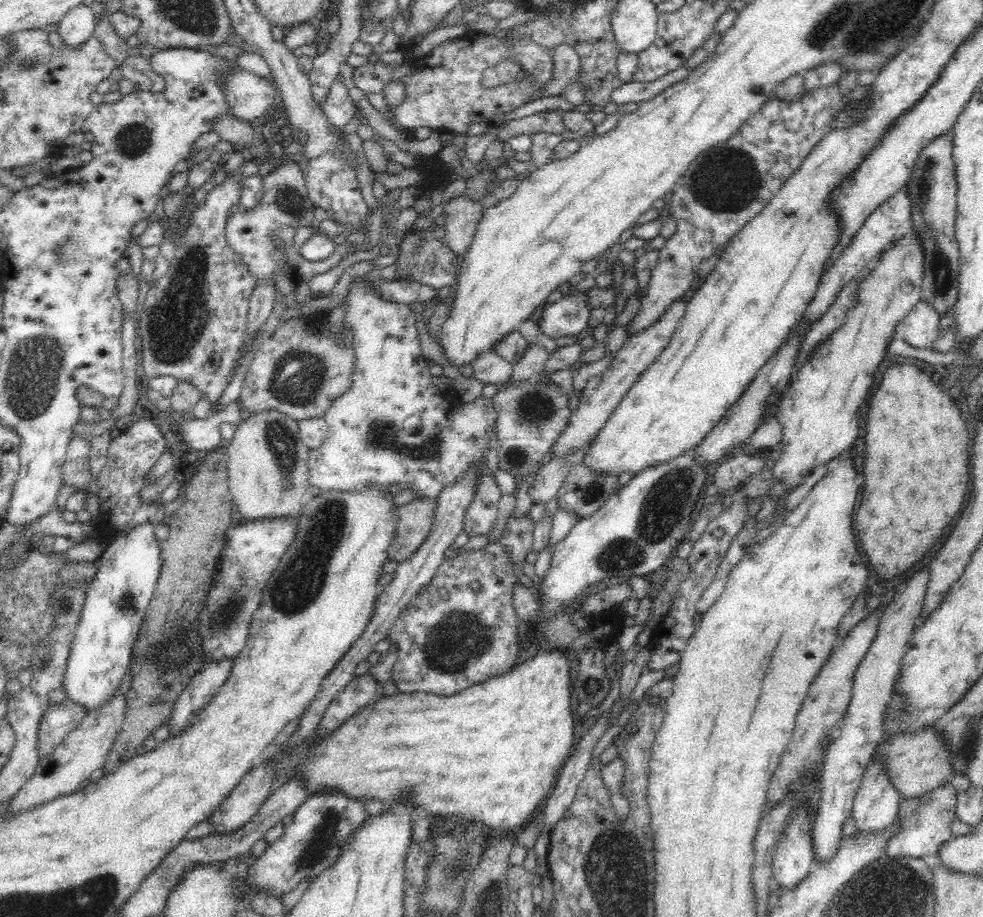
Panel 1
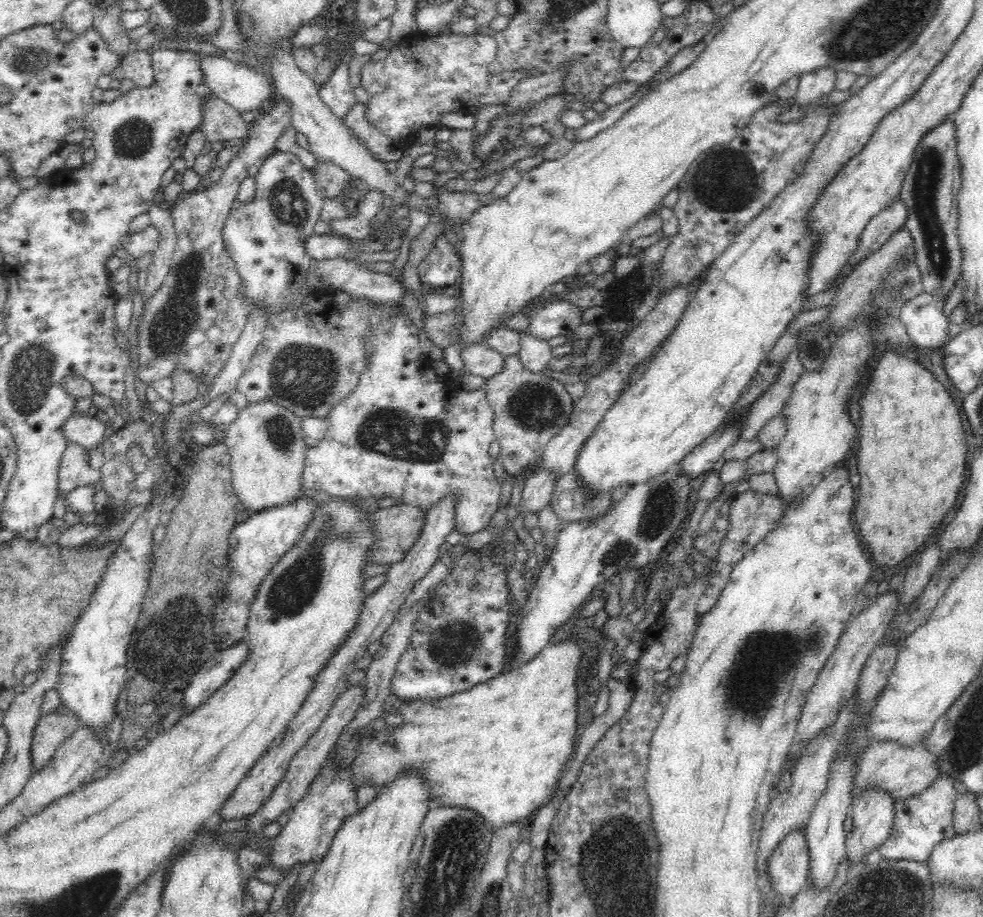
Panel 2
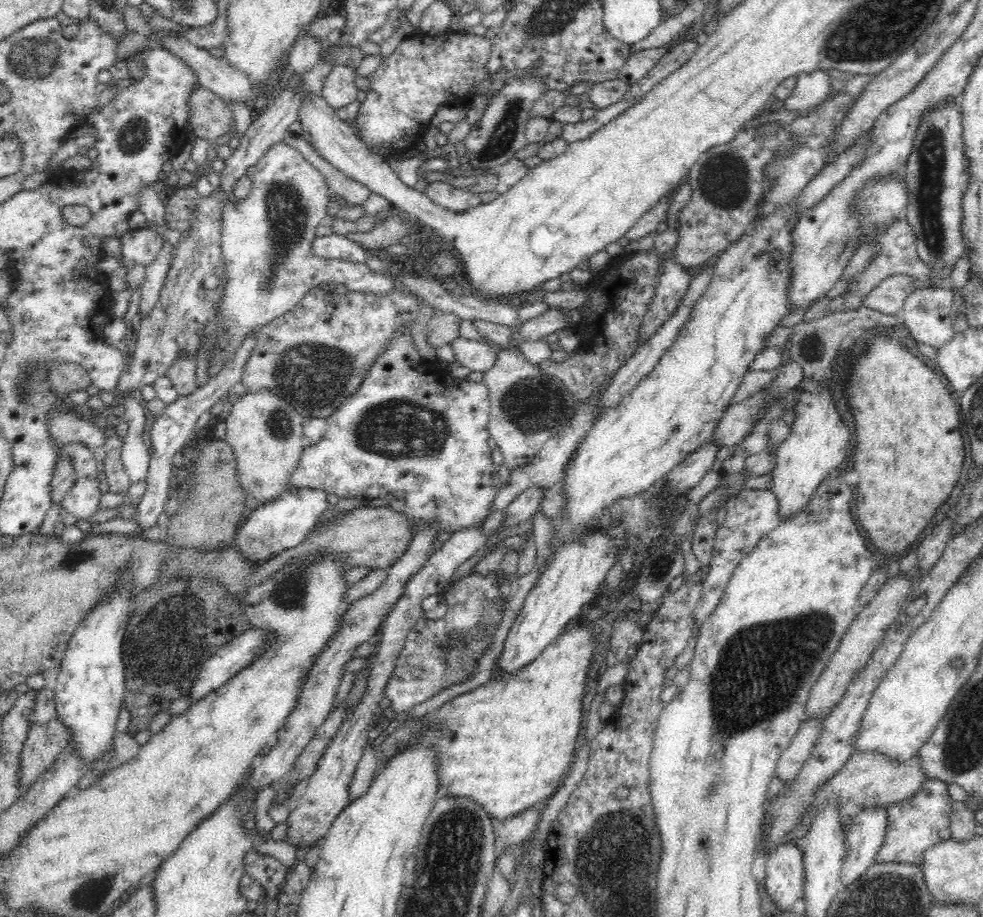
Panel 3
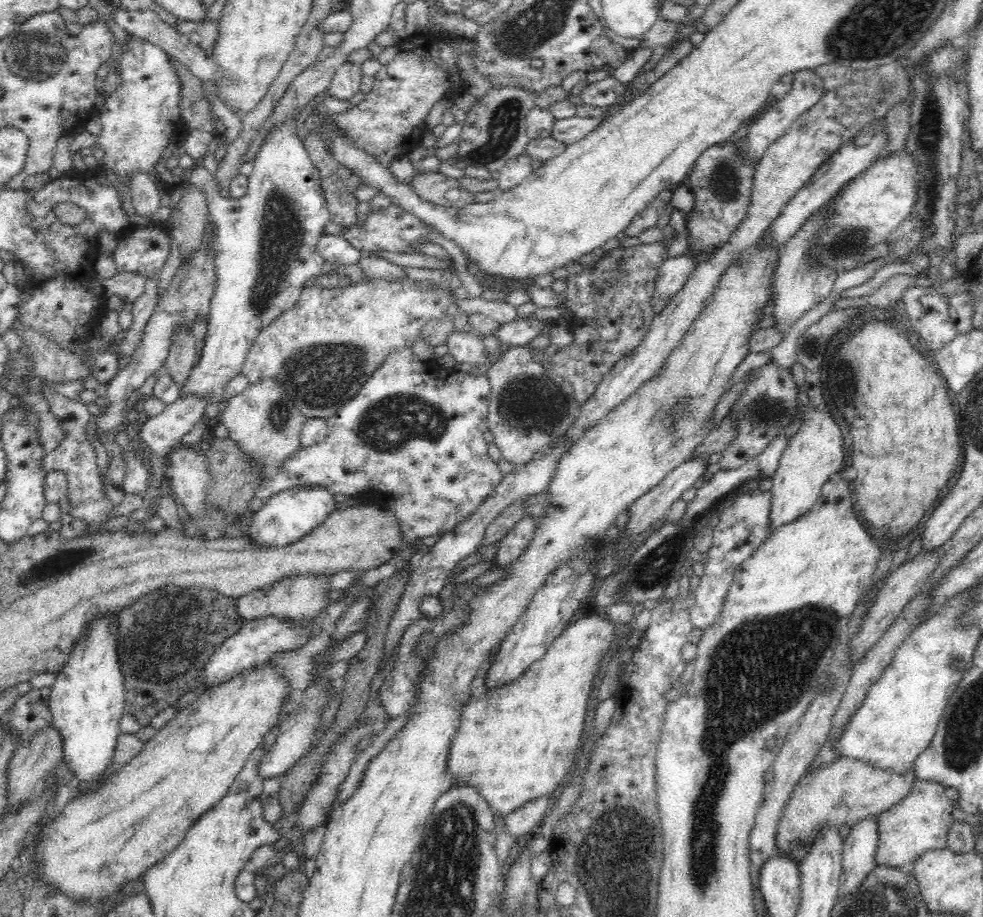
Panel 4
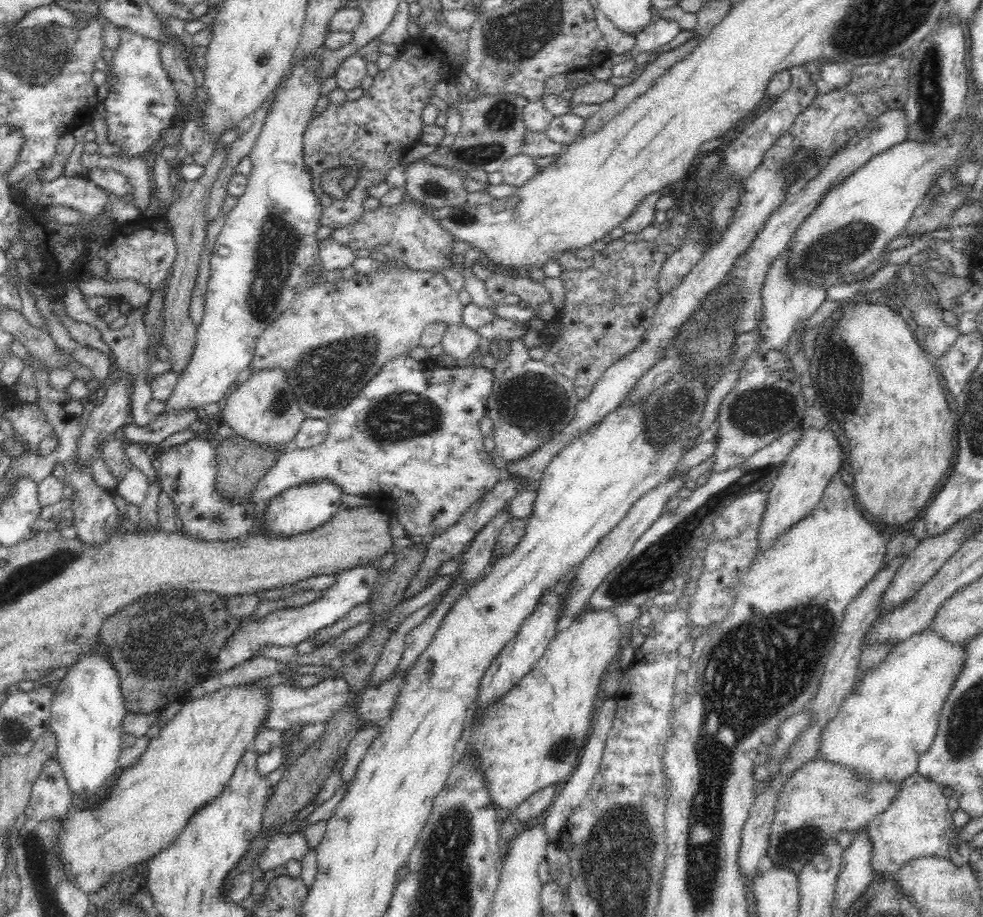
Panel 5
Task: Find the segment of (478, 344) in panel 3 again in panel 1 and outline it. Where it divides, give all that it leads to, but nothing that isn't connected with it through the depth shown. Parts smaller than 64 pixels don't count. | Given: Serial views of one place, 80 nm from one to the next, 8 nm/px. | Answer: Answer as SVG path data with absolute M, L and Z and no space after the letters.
M493 348L480 352L468 364L470 364L473 370L473 377L485 385L504 382L513 373L513 364L504 360Z

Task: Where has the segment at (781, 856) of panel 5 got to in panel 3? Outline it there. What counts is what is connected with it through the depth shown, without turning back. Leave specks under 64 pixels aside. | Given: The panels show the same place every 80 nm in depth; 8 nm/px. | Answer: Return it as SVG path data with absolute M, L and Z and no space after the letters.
M854 752L850 754L848 760L844 760L844 766L834 776L828 776L828 778L829 780L825 781L817 789L812 802L808 804L808 808L804 808L804 812L800 814L800 822L784 836L784 842L794 843L802 850L802 843L811 827L812 821L830 803L838 805L840 819L844 818L844 816L852 819L856 814L868 807L886 808L889 804L899 803L901 800L916 795L916 792L920 790L920 786L927 780L922 767L920 767L918 755L900 763L900 761L890 759L886 755L872 752Z

